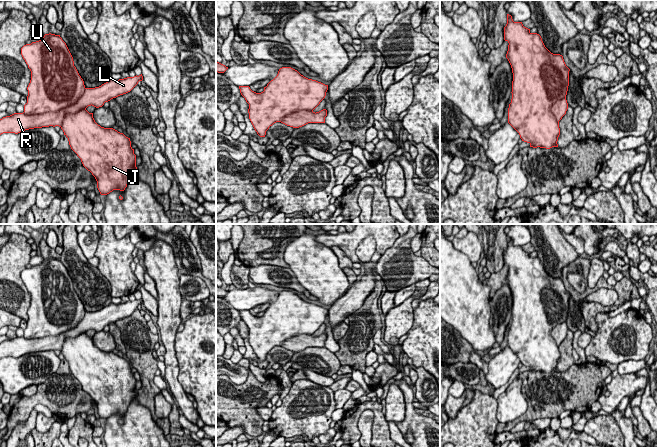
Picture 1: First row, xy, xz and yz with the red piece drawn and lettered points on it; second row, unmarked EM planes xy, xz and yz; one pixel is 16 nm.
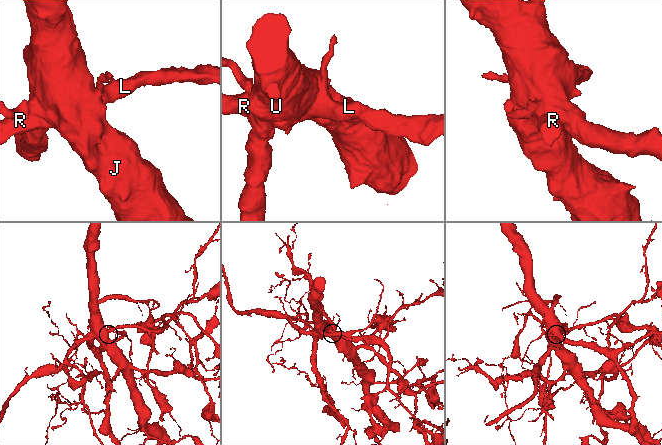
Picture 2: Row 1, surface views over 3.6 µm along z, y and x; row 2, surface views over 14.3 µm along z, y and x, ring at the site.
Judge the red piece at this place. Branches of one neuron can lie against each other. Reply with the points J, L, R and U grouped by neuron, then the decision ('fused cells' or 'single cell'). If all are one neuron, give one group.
J U / L R | fused cells

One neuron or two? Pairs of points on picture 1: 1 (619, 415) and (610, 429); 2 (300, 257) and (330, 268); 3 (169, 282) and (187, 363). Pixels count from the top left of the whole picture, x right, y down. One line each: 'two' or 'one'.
1: two
2: one
3: two

